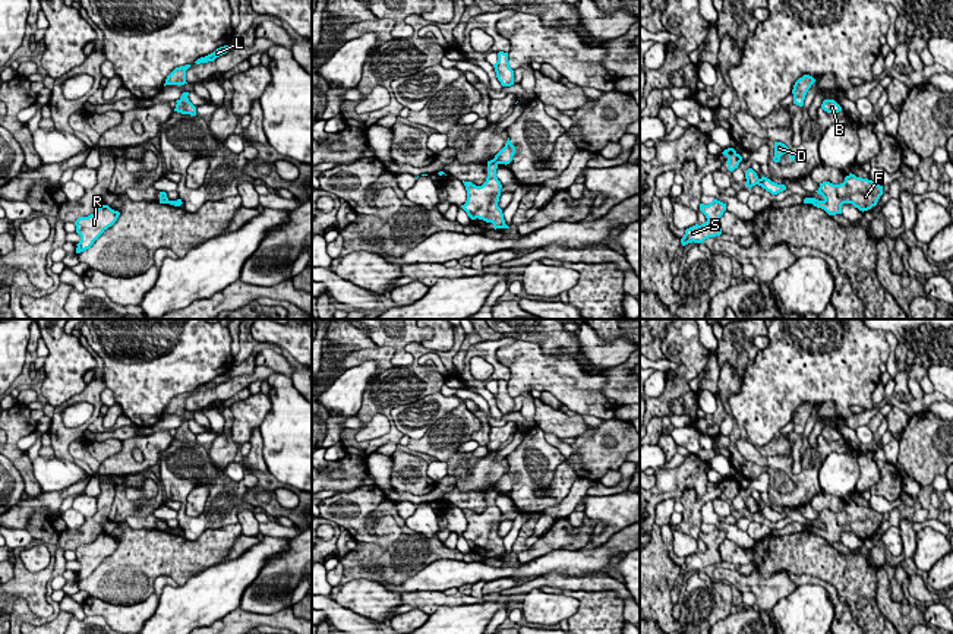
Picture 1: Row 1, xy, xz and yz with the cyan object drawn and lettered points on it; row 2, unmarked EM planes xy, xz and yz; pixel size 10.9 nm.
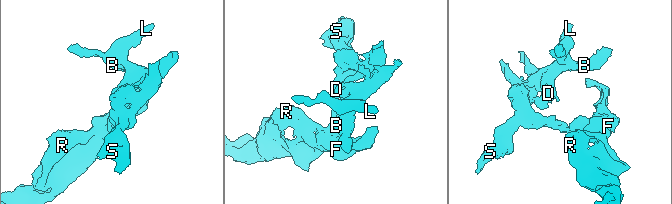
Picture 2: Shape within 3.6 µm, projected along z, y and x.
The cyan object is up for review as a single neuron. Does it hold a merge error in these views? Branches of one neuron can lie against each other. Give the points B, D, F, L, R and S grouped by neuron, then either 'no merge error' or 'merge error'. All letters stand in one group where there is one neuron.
B D L S / F R | merge error

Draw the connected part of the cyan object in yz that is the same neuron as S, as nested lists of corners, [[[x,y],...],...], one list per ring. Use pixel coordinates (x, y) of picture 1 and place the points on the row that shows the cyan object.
[[[713,199],[709,205],[700,204],[700,211],[706,215],[707,221],[701,225],[695,224],[687,228],[684,237],[681,239],[682,246],[692,242],[703,243],[709,237],[722,234],[719,220],[726,211],[726,204]]]

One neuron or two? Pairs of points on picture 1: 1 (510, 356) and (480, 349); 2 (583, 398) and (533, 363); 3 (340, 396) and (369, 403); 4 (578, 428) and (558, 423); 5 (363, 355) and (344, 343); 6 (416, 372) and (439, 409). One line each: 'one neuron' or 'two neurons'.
1: two neurons
2: one neuron
3: two neurons
4: one neuron
5: two neurons
6: two neurons

